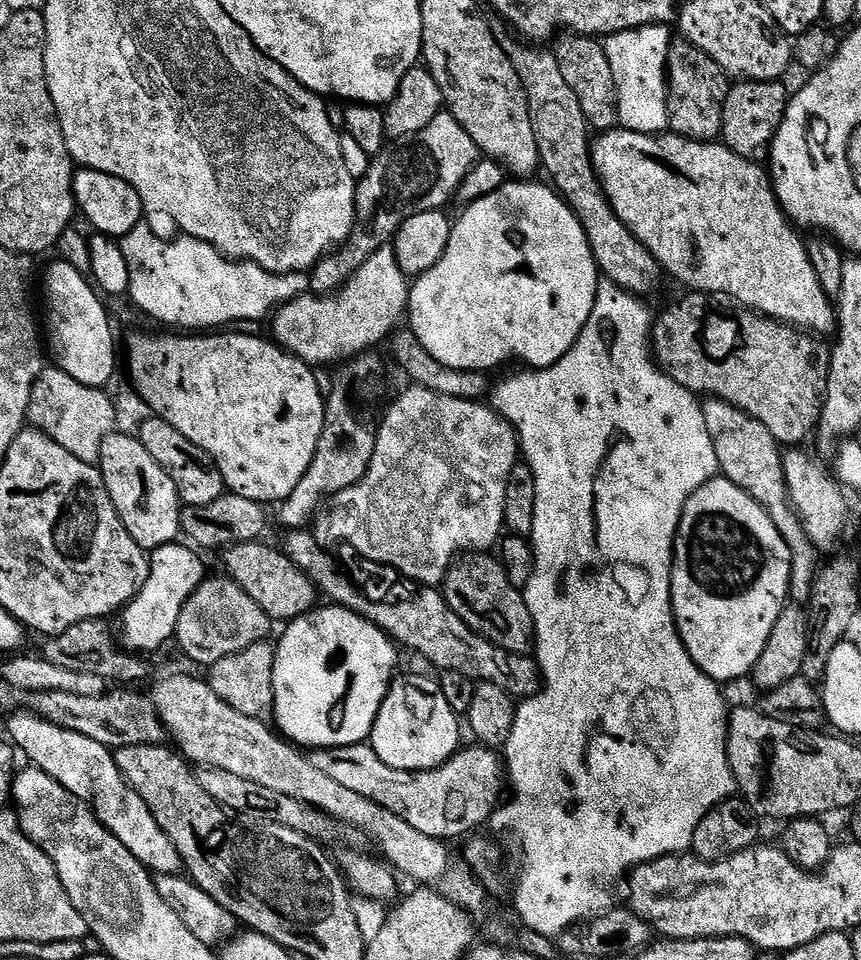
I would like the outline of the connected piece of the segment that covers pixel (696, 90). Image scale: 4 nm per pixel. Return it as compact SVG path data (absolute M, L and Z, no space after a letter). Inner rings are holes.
M687 42L673 43L668 50L668 128L688 140L712 142L723 133L724 103L730 87L729 73L701 48Z

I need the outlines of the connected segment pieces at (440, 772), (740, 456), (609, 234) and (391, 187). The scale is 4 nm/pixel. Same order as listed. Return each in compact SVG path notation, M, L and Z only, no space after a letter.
M368 742L341 748L321 748L313 751L310 758L318 770L330 774L330 778L336 779L342 786L354 790L354 794L362 794L362 798L378 802L378 806L390 810L390 814L398 814L402 822L410 822L418 834L453 842L459 836L472 834L467 832L474 831L483 820L485 823L506 792L506 764L501 753L495 747L479 742L473 745L473 748L461 747L440 768L421 772L386 766Z
M708 398L703 401L702 407L707 429L710 430L714 442L714 452L718 454L723 479L734 482L742 490L746 490L770 514L774 526L778 526L778 530L786 538L792 551L791 599L796 602L811 601L813 585L818 575L818 564L816 568L818 553L788 491L781 445L776 443L774 434L770 434L770 430L766 430L762 422L758 422L741 408L735 408L733 404Z
M528 47L532 48L511 49L510 55L524 79L524 89L528 92L530 122L538 141L543 171L548 171L547 179L582 222L597 269L611 283L624 288L633 296L648 298L660 284L660 263L650 250L646 250L646 246L642 246L642 242L638 242L638 238L625 226L622 218L614 214L612 203L606 198L590 155L590 125L578 102L573 81L566 75L555 51L543 52L540 49L543 47Z
M441 110L438 115L431 120L426 127L422 130L418 130L414 135L401 139L399 142L389 143L383 150L378 153L377 156L371 157L368 162L368 169L366 170L366 174L362 179L360 179L356 186L356 219L358 223L352 228L352 233L348 235L348 239L344 241L343 244L338 248L333 248L328 255L322 257L320 261L315 264L310 269L310 288L313 293L316 294L327 294L329 292L334 292L336 289L342 287L345 282L352 277L352 275L359 269L367 260L370 259L371 256L374 255L376 251L380 248L385 247L393 239L396 235L396 232L402 226L404 220L410 218L412 215L422 214L423 211L434 211L436 209L443 209L445 207L444 203L447 202L448 199L455 197L459 190L460 183L463 182L463 179L466 178L467 174L473 167L475 167L478 163L478 149L476 143L474 142L474 138L470 138L470 134L466 132L464 127L453 118L451 112L447 110Z

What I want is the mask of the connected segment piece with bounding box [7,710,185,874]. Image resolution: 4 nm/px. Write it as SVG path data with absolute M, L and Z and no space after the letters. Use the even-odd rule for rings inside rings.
M20 710L12 718L7 733L11 743L23 755L25 752L35 767L43 769L62 782L79 800L85 801L97 818L153 873L176 874L185 867L180 851L158 824L150 812L150 806L146 806L146 802L117 766L113 749L102 746L102 742L94 742L94 738L86 738L86 734L78 734L44 720L34 712Z

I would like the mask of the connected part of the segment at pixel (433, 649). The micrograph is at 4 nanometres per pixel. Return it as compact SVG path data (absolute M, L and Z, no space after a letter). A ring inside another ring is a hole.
M291 529L282 543L283 551L302 571L316 584L317 589L331 599L337 607L350 609L360 616L365 616L371 624L376 624L383 632L387 632L393 641L401 645L409 644L416 652L421 652L432 664L437 664L444 672L458 672L462 676L470 676L473 681L485 684L497 684L506 691L511 692L513 697L527 698L535 696L542 687L542 673L540 665L531 655L523 656L520 652L511 652L508 648L503 648L500 644L495 644L492 640L487 640L480 632L475 632L462 617L461 613L446 599L443 591L439 587L428 587L418 581L405 578L398 579L397 584L388 584L381 589L374 582L364 582L362 584L352 580L350 577L338 572L336 560L331 555L332 552L319 544L313 531L309 529Z

